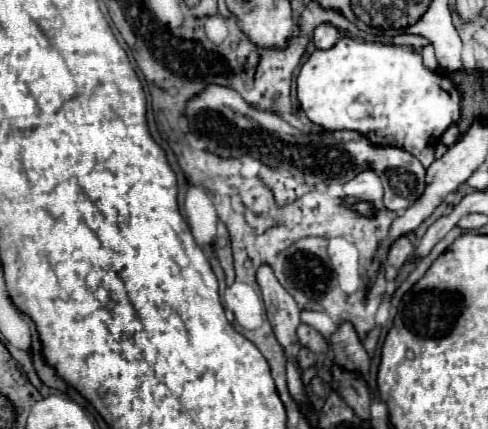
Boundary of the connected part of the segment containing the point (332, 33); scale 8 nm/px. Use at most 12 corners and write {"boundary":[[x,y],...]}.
{"boundary":[[323,23],[315,29],[317,49],[329,49],[341,39],[339,27]]}

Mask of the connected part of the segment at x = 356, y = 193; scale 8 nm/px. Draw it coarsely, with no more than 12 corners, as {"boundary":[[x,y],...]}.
{"boundary":[[371,167],[343,185],[353,209],[371,215],[381,207],[383,187]]}

